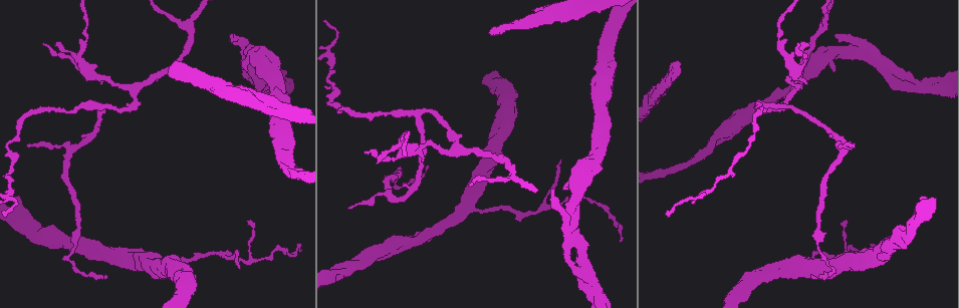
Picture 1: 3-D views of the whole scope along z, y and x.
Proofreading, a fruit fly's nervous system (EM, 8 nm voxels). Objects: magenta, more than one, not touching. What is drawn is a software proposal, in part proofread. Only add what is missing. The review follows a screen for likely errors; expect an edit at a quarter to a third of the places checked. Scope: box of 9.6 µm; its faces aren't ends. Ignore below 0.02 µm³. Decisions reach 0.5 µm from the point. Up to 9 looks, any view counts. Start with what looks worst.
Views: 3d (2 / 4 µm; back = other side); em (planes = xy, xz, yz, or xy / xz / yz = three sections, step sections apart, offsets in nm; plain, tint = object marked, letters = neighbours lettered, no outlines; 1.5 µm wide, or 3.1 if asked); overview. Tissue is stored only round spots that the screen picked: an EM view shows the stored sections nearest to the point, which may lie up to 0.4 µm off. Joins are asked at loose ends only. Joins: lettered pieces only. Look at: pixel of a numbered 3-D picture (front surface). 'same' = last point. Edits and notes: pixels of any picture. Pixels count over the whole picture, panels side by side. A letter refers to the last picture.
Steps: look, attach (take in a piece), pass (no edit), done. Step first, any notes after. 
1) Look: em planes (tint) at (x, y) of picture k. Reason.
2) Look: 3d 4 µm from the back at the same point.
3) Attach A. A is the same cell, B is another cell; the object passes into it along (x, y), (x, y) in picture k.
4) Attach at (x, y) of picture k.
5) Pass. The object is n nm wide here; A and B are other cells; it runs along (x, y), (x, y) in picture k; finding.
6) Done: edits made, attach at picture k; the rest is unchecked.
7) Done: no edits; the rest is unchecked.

Look: 3d 4 µm at (493, 34) of picture 1. Free end.

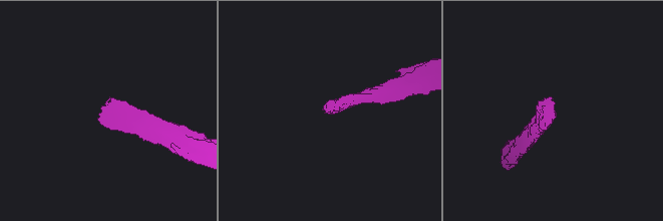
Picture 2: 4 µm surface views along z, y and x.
Look: em planes (letters) at (109, 99) of picture 2.

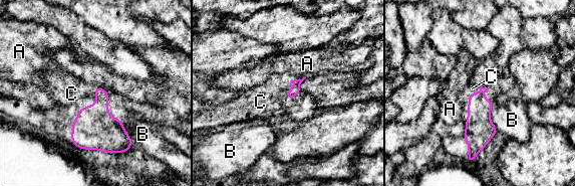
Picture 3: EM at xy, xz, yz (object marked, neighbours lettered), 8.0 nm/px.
Attach C. C is the same cell, A and B are other cells; it goes on there.

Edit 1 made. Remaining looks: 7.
Look: overview. Redraw.

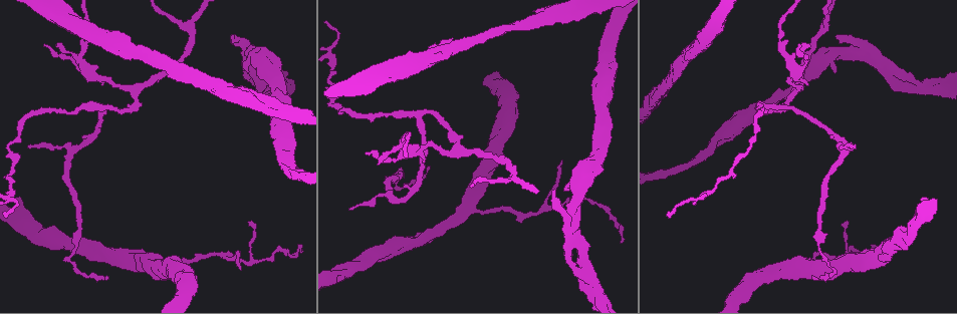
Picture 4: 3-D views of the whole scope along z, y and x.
Look: 3d 2 µm at (553, 192) of picture 4. An open end.

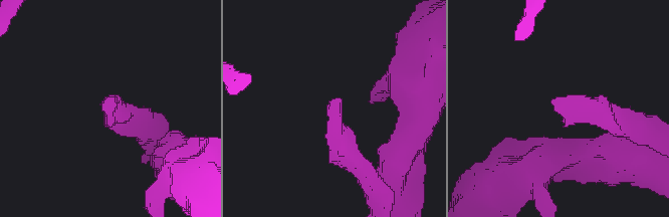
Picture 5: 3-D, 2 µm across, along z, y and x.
Look: em xz step 8 (letters) at (112, 98) of picture 5.

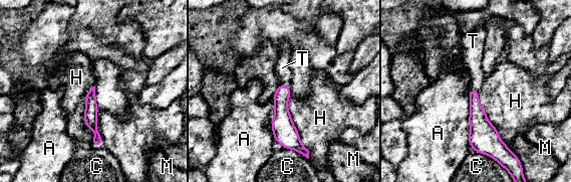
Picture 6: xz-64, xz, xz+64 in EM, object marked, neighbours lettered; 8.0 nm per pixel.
Look: em planes (letters) at the same point.

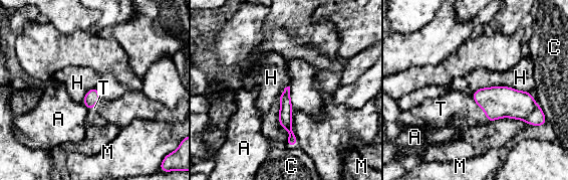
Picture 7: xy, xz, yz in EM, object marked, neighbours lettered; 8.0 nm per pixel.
Attach T. T is the same cell, A, C, H and M are other cells; the object passes into it along (498, 102), (476, 103), (445, 106) in picture 7; the neuron continues.

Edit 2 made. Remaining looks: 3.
Done: edits made, attach at picture 3, attach at picture 7; the rest is unchecked.

